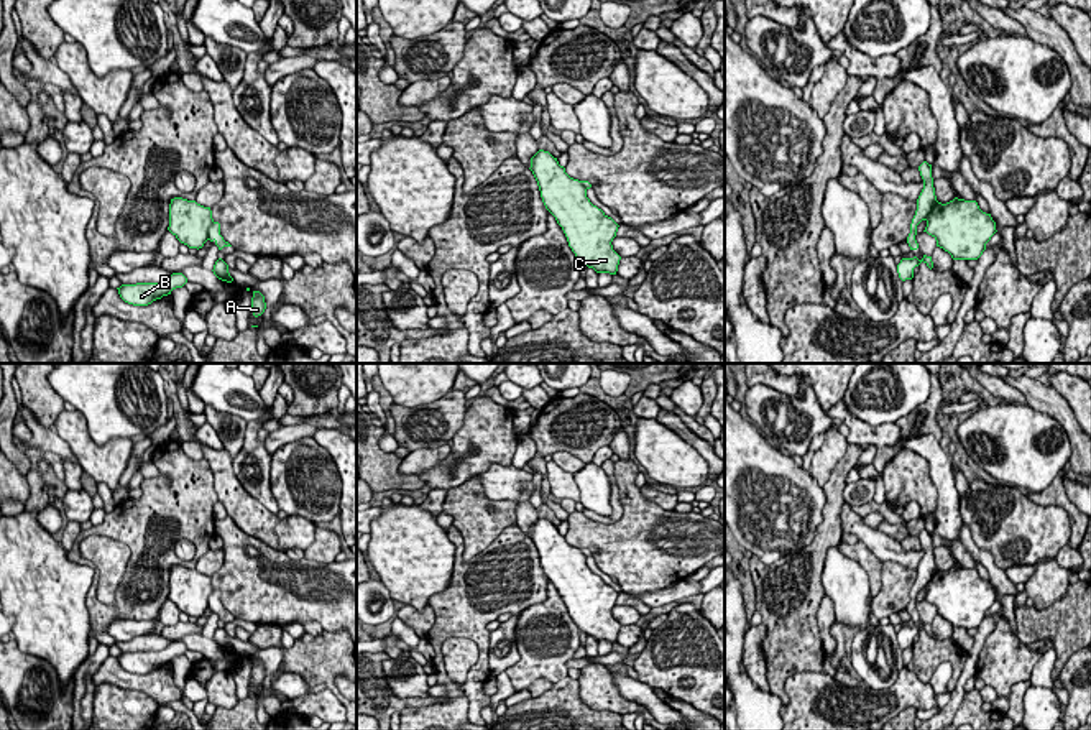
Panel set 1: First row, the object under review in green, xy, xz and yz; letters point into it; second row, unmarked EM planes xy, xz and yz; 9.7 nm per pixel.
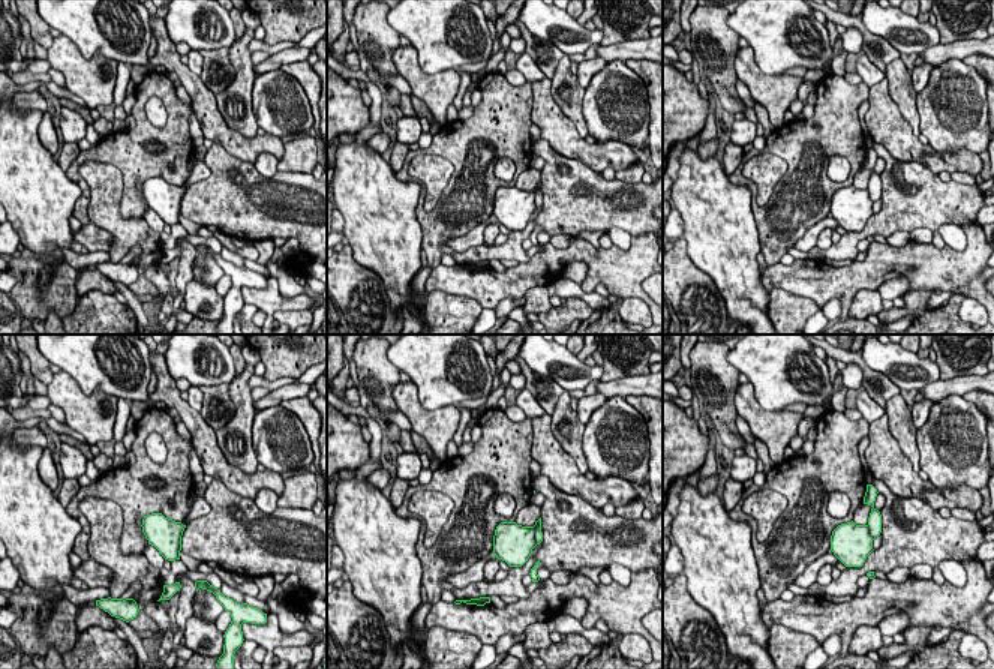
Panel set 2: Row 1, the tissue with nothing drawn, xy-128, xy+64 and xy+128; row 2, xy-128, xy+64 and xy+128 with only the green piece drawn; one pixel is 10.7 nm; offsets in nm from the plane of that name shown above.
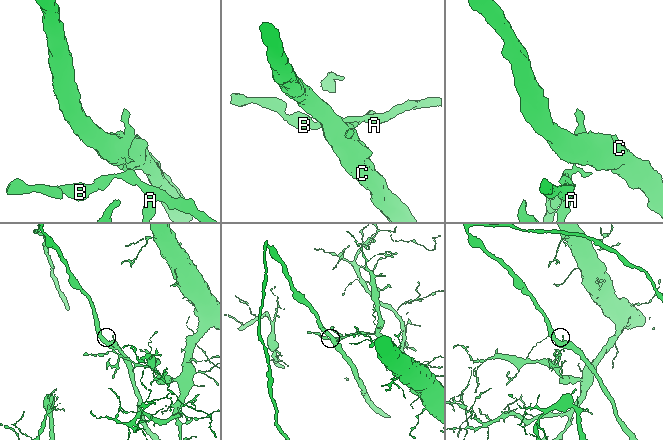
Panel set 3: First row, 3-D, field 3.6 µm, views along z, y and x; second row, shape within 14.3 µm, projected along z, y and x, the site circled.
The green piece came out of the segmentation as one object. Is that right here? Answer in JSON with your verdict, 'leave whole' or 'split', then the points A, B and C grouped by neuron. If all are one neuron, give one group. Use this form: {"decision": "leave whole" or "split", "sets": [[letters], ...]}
{"decision": "split", "sets": [["A", "B"], ["C"]]}

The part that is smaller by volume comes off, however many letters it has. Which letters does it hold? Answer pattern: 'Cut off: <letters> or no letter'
Cut off: C

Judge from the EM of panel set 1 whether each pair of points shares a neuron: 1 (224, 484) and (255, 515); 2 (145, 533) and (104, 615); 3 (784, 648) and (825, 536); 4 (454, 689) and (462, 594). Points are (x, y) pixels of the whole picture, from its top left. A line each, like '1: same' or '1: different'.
1: same
2: same
3: same
4: same

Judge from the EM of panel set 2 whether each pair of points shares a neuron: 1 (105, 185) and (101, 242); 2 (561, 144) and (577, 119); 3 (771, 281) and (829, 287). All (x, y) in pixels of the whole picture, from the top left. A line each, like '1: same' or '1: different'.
1: different
2: different
3: same

